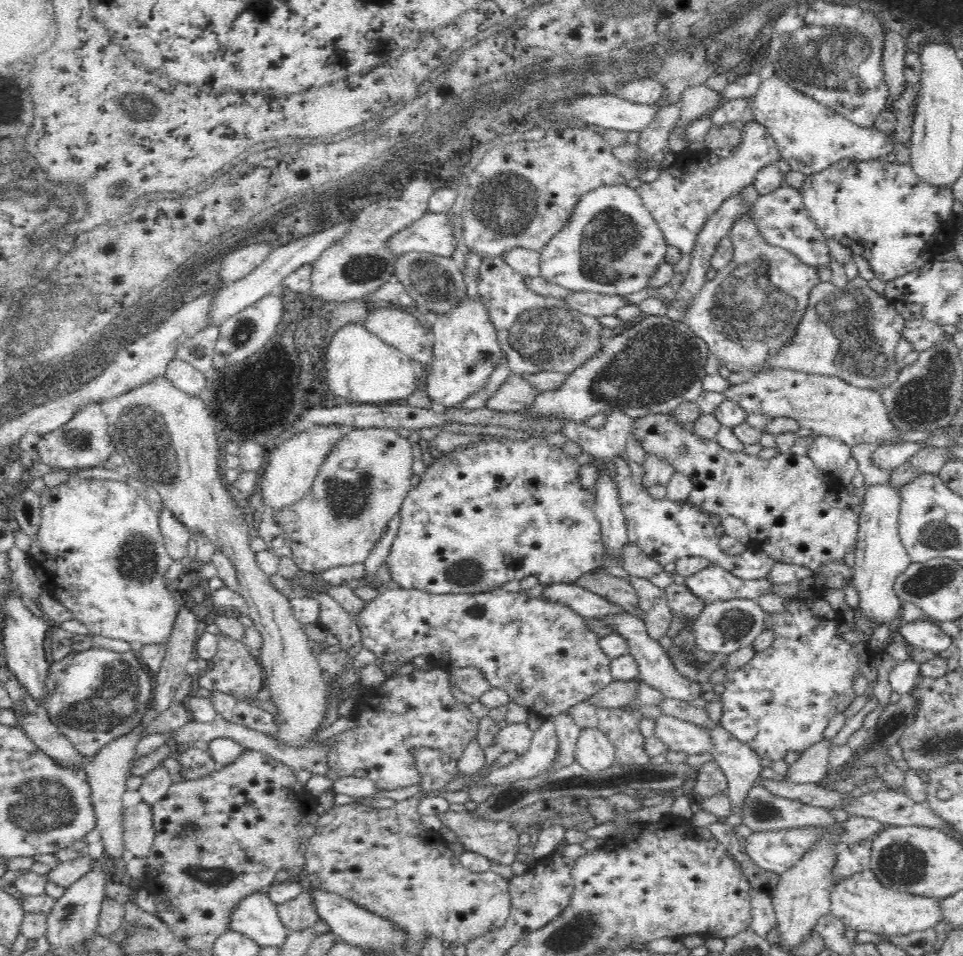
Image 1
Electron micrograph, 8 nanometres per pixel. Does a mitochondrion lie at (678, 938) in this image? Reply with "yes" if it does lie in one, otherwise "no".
no

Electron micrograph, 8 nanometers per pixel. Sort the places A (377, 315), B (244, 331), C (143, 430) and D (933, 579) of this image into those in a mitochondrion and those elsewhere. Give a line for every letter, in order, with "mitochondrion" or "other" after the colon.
A: other
B: mitochondrion
C: mitochondrion
D: mitochondrion

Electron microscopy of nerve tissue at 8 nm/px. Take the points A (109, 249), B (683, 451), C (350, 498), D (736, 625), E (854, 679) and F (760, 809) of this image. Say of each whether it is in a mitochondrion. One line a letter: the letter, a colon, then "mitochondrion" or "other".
A: other
B: mitochondrion
C: mitochondrion
D: mitochondrion
E: other
F: mitochondrion

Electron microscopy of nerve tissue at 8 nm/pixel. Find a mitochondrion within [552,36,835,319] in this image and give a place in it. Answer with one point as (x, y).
(612, 235)

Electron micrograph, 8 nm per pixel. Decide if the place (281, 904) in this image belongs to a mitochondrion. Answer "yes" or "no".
no

